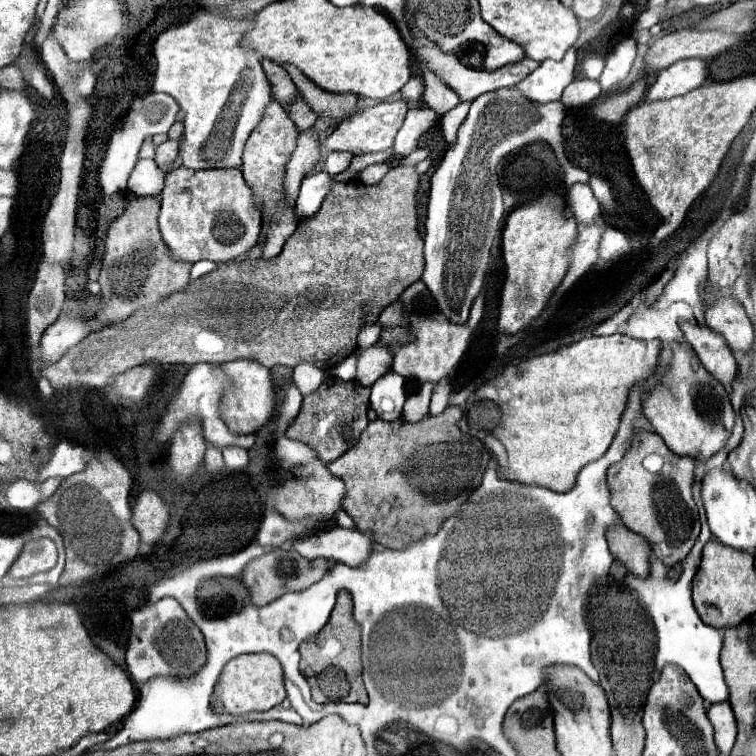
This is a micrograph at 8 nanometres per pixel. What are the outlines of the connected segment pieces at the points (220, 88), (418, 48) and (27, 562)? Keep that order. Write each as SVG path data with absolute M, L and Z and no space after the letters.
M199 9L187 23L173 25L159 33L153 43L153 55L157 59L153 91L169 93L185 111L185 141L183 141L183 165L189 169L227 169L241 167L241 155L247 137L261 121L265 107L273 101L273 91L261 69L259 55L241 47L241 35L253 27L253 15L241 19L229 19L219 9Z
M403 11L403 19L407 21L409 33L411 33L411 37L413 37L413 47L415 47L415 57L417 57L417 61L423 63L423 65L425 65L439 81L443 81L449 89L453 89L453 91L459 95L461 101L473 101L475 97L479 97L479 95L483 95L483 93L487 93L487 91L497 91L497 89L501 89L501 87L513 87L513 85L517 85L521 79L525 79L525 75L529 75L529 73L539 65L537 61L525 57L523 61L519 61L519 63L515 63L515 65L507 65L507 67L501 67L501 69L491 71L491 73L469 69L469 67L461 65L459 59L455 59L453 53L445 53L445 51L441 51L441 49L437 47L437 43L429 41L429 39L423 39L423 35L417 31L417 23L413 21L413 17L411 17L407 11Z
M31 539L25 543L21 555L9 569L11 577L25 579L35 573L53 569L57 563L57 549L51 539Z

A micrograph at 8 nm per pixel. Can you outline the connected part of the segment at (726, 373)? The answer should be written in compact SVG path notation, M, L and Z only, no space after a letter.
M679 321L679 327L685 335L685 341L695 349L703 367L717 381L721 381L725 389L729 389L737 375L737 361L729 351L729 345L725 343L725 339L701 323Z

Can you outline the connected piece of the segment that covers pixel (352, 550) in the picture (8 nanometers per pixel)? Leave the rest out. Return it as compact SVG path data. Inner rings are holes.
M331 527L315 535L295 539L293 549L305 559L323 557L329 561L345 563L349 567L357 567L369 557L373 541L371 535L365 535L359 529Z

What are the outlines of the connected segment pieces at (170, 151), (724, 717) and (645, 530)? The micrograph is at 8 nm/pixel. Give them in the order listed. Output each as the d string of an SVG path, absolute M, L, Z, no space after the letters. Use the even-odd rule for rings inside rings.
M165 141L155 149L153 161L157 163L157 167L161 167L163 173L169 173L173 169L173 161L177 159L177 153L179 153L179 143L177 141Z
M713 703L707 709L707 717L713 723L715 729L715 745L719 749L721 755L729 755L733 745L735 745L735 737L737 737L737 723L731 711L731 705L725 703Z
M637 431L637 435L633 435L633 447L629 447L629 451L625 453L625 459L615 463L607 471L611 507L619 513L623 525L631 529L633 533L639 533L641 537L645 537L651 545L653 555L669 567L687 557L701 529L701 523L695 515L693 519L687 519L689 517L687 507L689 505L693 507L693 495L691 495L693 469L695 469L695 461L689 457L679 457L673 451L669 451L657 433ZM649 453L659 453L665 459L665 465L659 473L649 473L641 465L643 457Z

